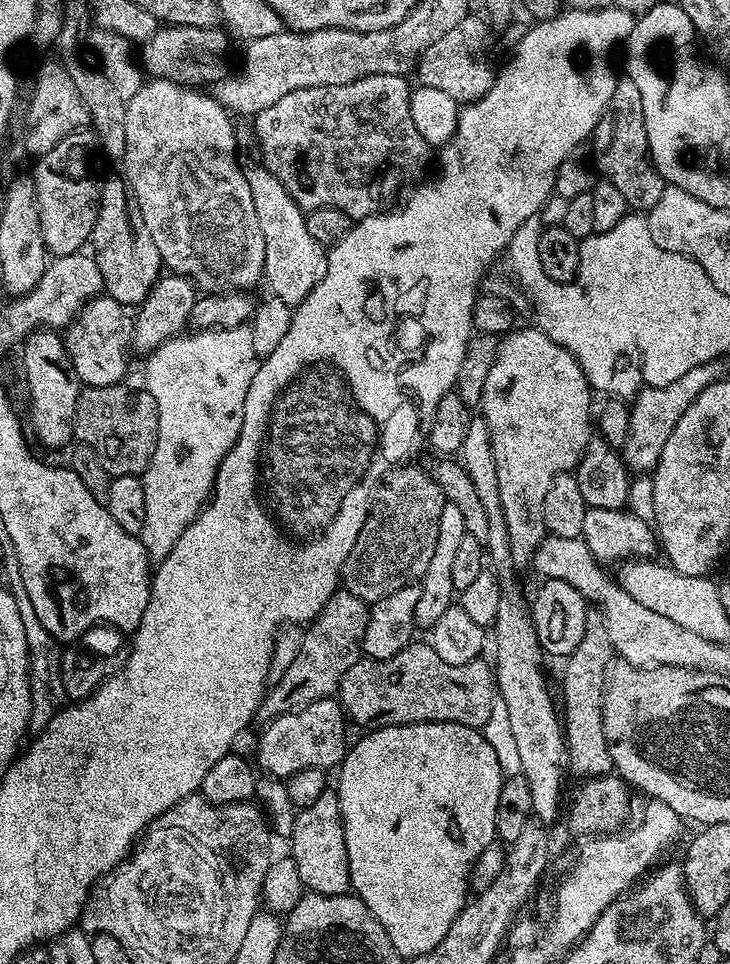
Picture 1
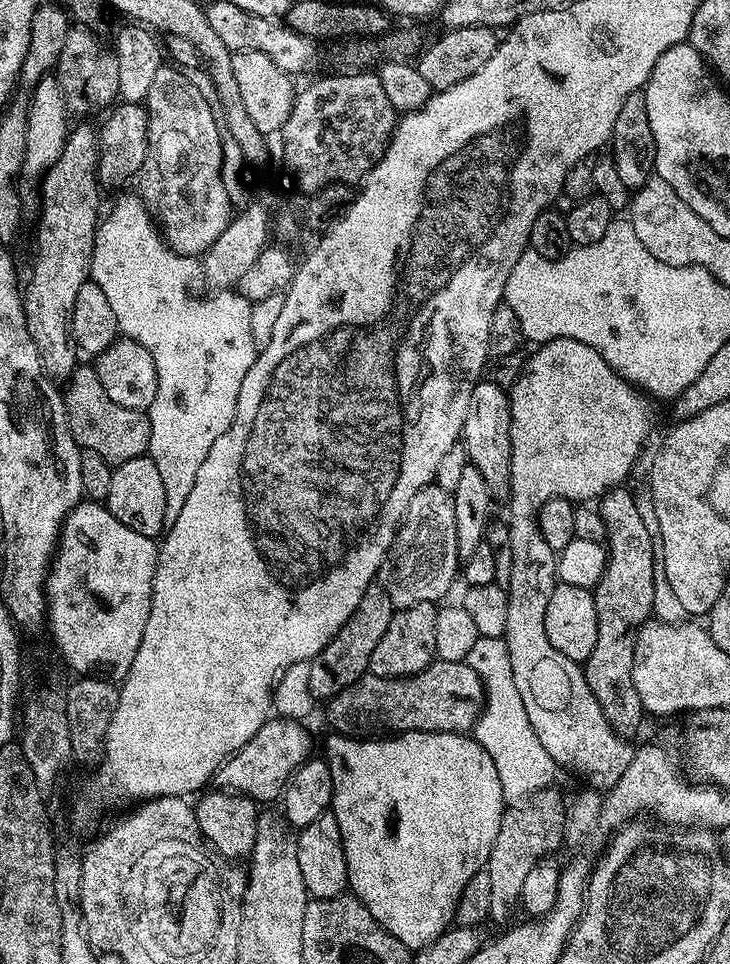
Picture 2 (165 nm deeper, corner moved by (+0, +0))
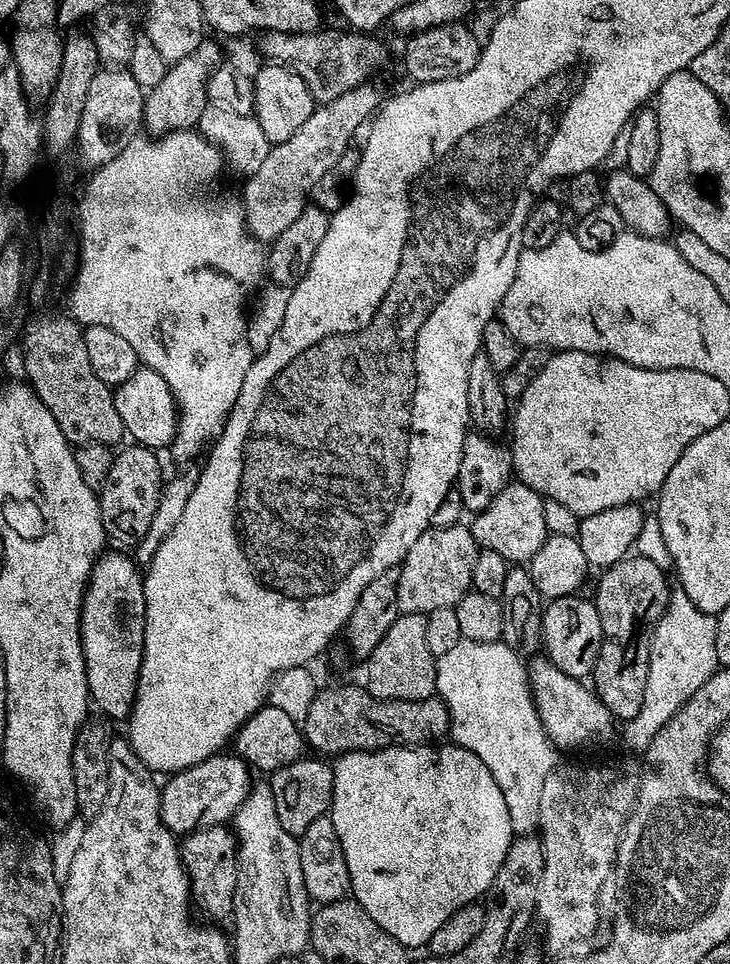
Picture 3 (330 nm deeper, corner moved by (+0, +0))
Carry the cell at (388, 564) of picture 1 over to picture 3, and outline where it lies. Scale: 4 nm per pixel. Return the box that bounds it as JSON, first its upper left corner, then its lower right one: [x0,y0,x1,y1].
[396,524,478,614]

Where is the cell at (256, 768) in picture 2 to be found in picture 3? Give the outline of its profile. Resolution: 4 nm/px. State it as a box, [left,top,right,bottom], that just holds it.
[160,754,254,834]

